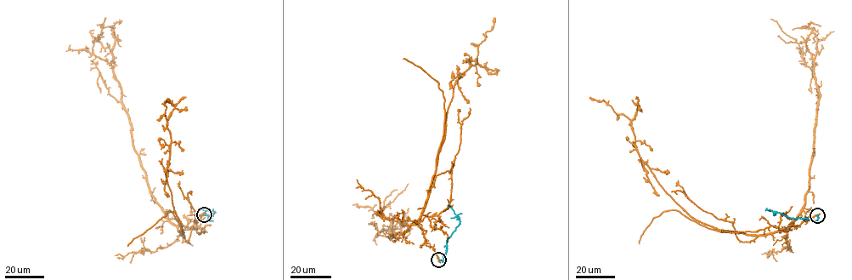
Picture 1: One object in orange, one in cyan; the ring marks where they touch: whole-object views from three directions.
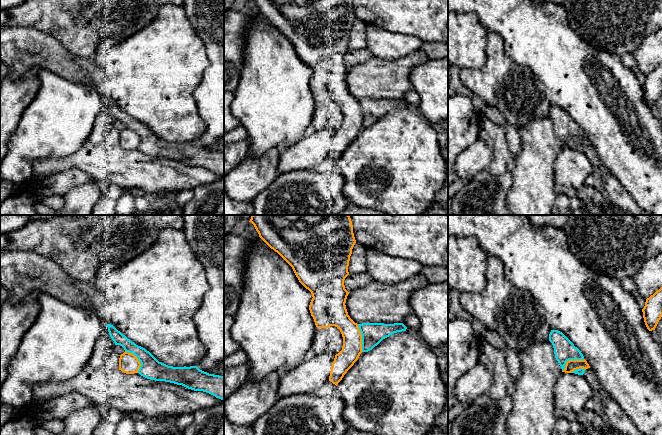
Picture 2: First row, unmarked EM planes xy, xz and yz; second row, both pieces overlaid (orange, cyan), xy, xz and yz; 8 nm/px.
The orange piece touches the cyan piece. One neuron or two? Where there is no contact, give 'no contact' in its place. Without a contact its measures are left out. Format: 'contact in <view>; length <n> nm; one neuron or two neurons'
contact in xz; length 220 nm; two neurons

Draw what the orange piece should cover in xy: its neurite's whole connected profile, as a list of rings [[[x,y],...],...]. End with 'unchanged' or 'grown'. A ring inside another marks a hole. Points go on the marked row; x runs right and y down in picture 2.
[[[125,351],[120,355],[119,370],[122,372],[126,374],[138,373],[140,366],[141,363],[134,354]]]; unchanged

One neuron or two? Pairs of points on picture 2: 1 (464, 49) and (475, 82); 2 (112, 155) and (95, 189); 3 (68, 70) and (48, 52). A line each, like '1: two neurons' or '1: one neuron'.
1: two neurons
2: two neurons
3: one neuron

